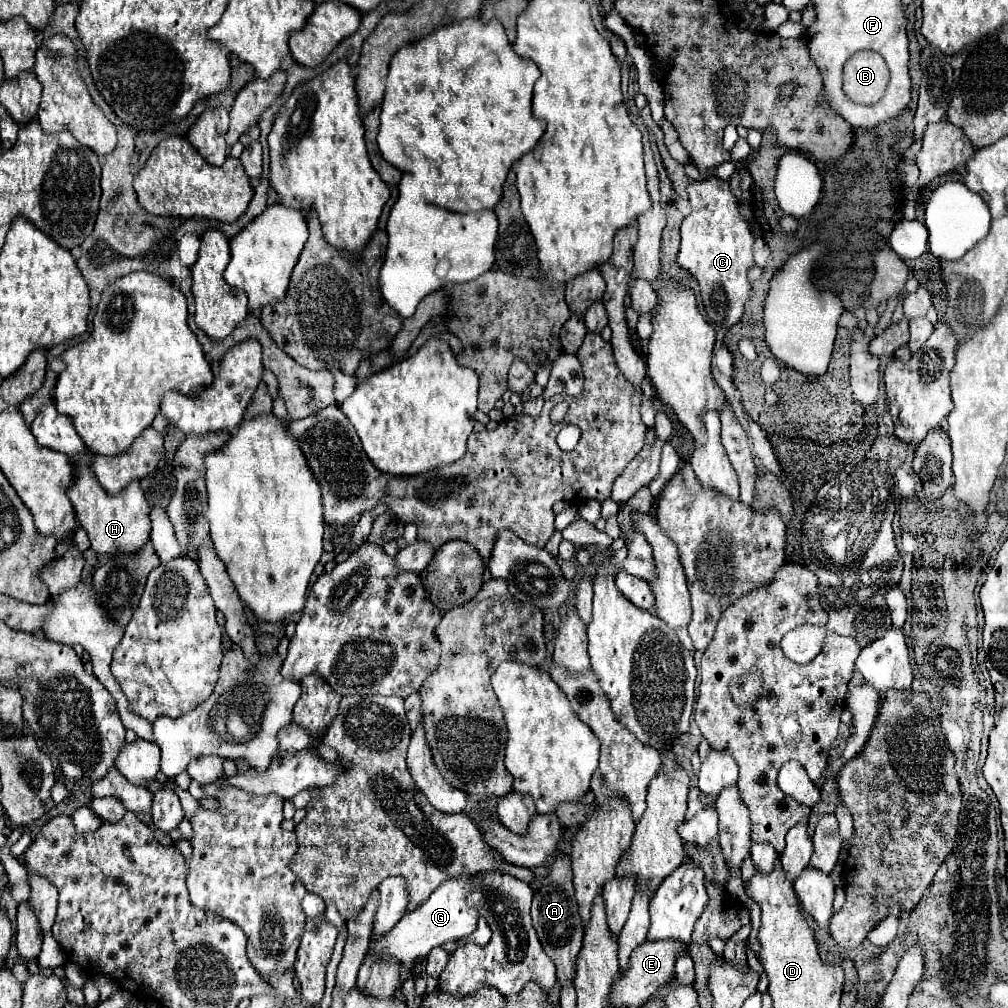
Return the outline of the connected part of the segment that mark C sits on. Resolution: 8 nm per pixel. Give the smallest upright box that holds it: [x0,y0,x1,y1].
[677,177,753,327]

